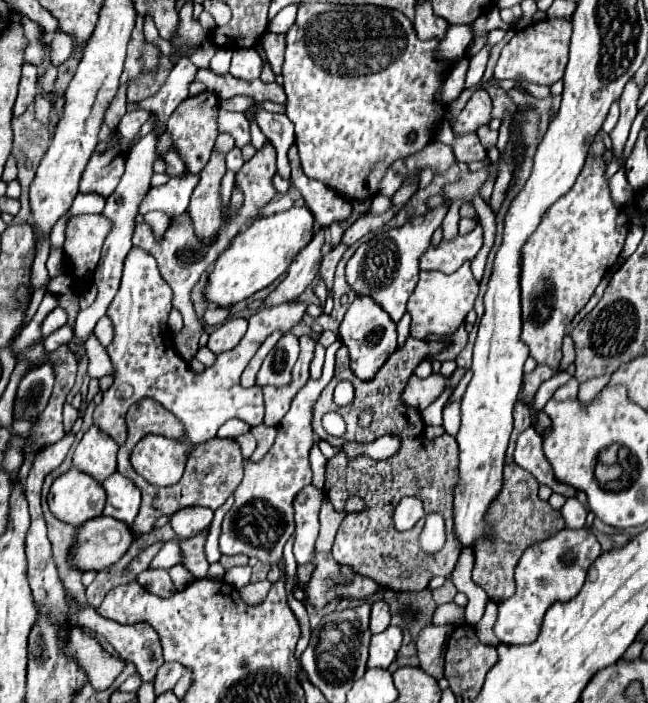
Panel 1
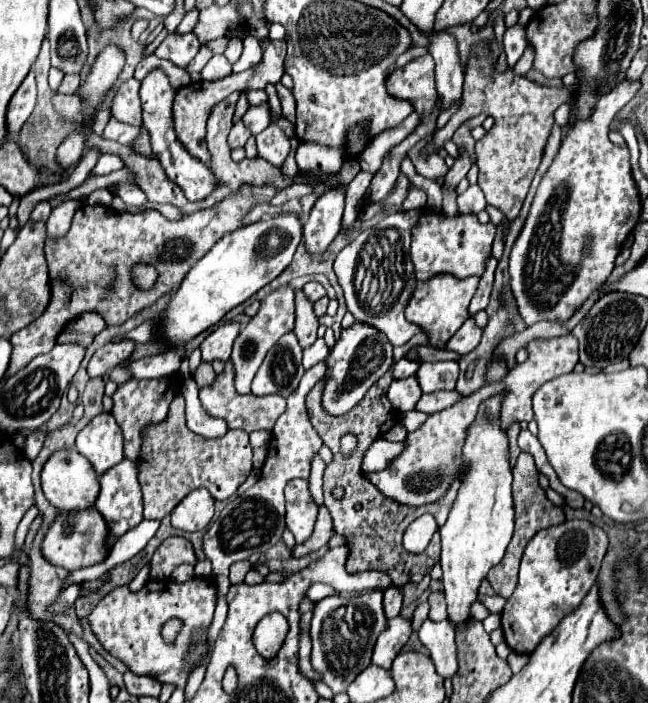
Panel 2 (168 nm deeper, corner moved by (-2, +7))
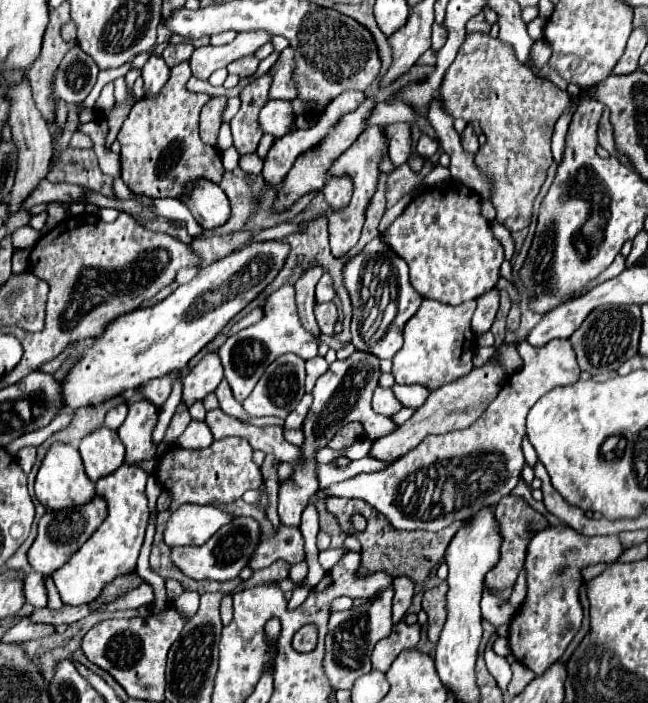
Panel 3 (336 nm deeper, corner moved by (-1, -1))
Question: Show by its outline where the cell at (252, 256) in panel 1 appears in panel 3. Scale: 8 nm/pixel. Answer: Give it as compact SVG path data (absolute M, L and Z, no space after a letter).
M286 240L252 242L200 268L188 284L178 286L156 306L116 318L62 382L64 404L78 410L80 406L98 404L114 394L122 394L128 388L138 388L150 378L182 370L192 356L220 334L220 330L278 276L288 254L290 244Z

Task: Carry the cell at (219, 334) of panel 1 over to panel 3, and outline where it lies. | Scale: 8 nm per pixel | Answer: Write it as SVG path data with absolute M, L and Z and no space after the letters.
M218 350L208 352L184 378L182 398L190 406L194 400L202 400L208 392L214 392L220 380L224 378L222 362L218 360Z

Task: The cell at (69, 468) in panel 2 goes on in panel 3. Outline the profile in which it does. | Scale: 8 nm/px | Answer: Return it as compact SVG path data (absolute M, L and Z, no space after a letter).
M58 442L48 450L48 454L38 470L34 492L36 492L36 498L46 506L46 510L64 510L64 508L72 508L72 506L82 506L90 498L94 498L94 484L86 476L80 454L74 446Z

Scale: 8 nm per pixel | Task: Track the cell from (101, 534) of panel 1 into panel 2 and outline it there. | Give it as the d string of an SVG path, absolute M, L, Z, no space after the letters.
M93 506L71 512L61 510L45 534L41 554L45 560L65 570L87 568L107 558L107 552L103 552L103 536L107 536L107 524L103 524L103 516L99 516L99 512Z

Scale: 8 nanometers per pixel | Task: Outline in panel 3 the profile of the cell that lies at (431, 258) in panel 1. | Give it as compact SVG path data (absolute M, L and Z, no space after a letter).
M456 180L426 188L384 232L386 244L410 266L410 282L420 296L456 306L496 286L504 250L480 214L478 200L474 190Z

